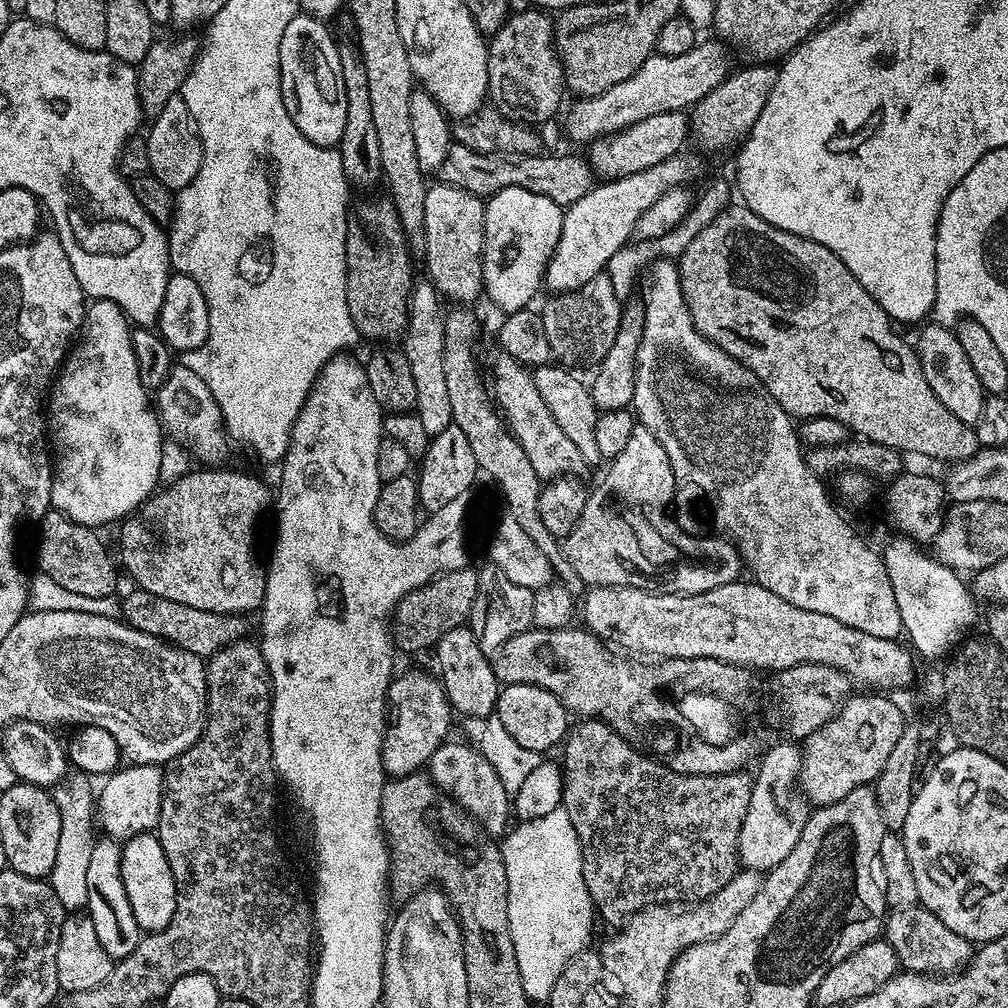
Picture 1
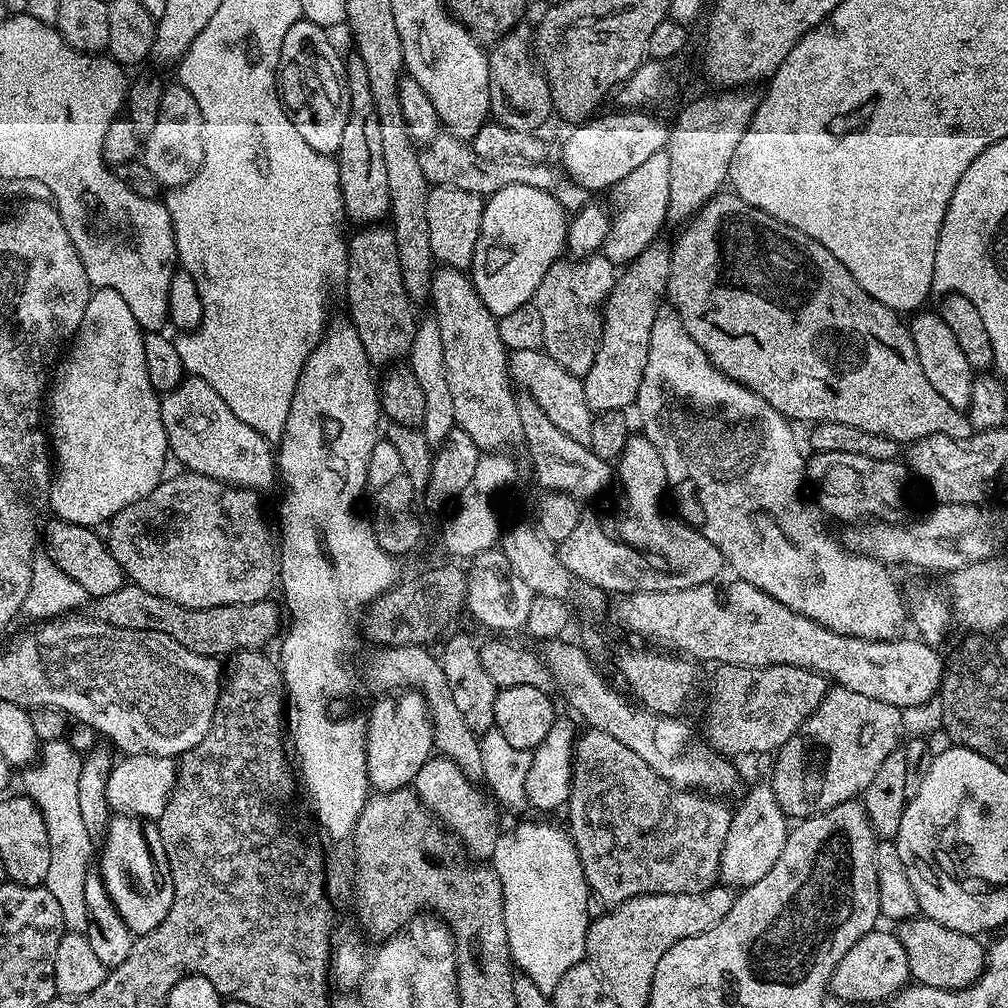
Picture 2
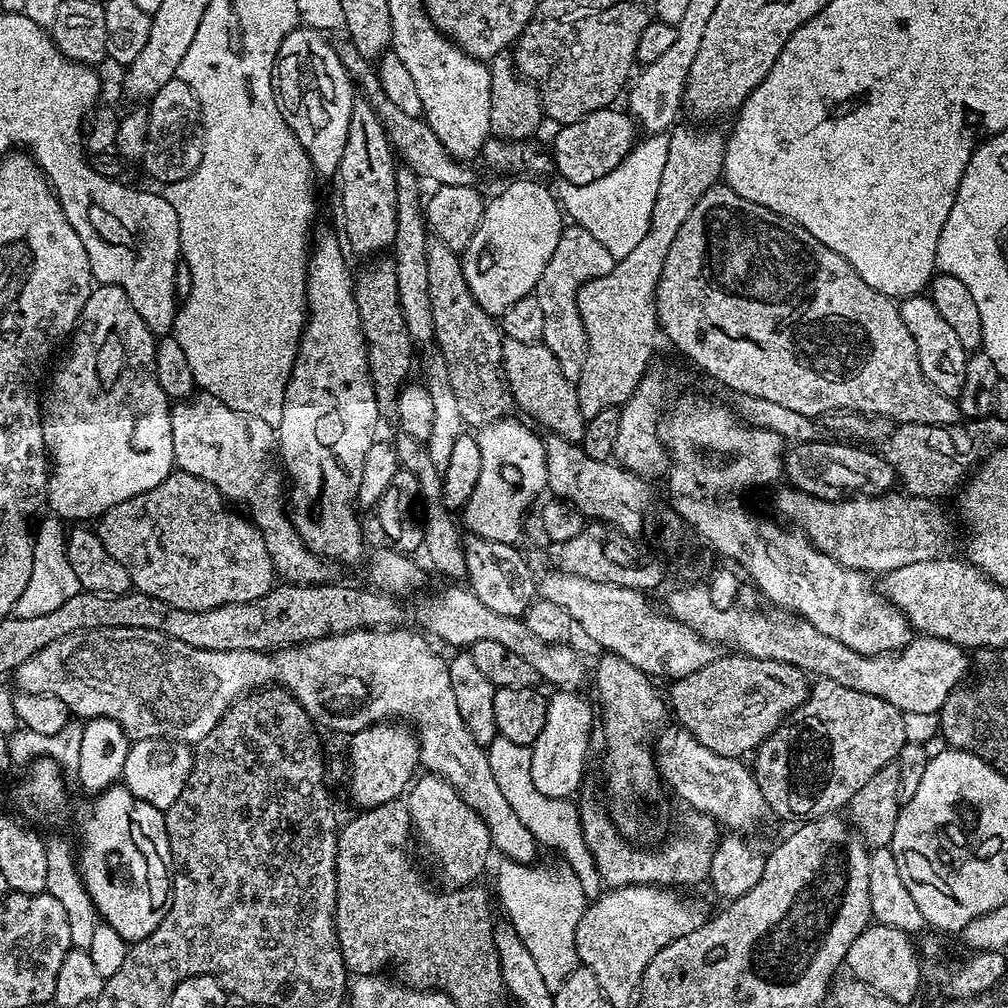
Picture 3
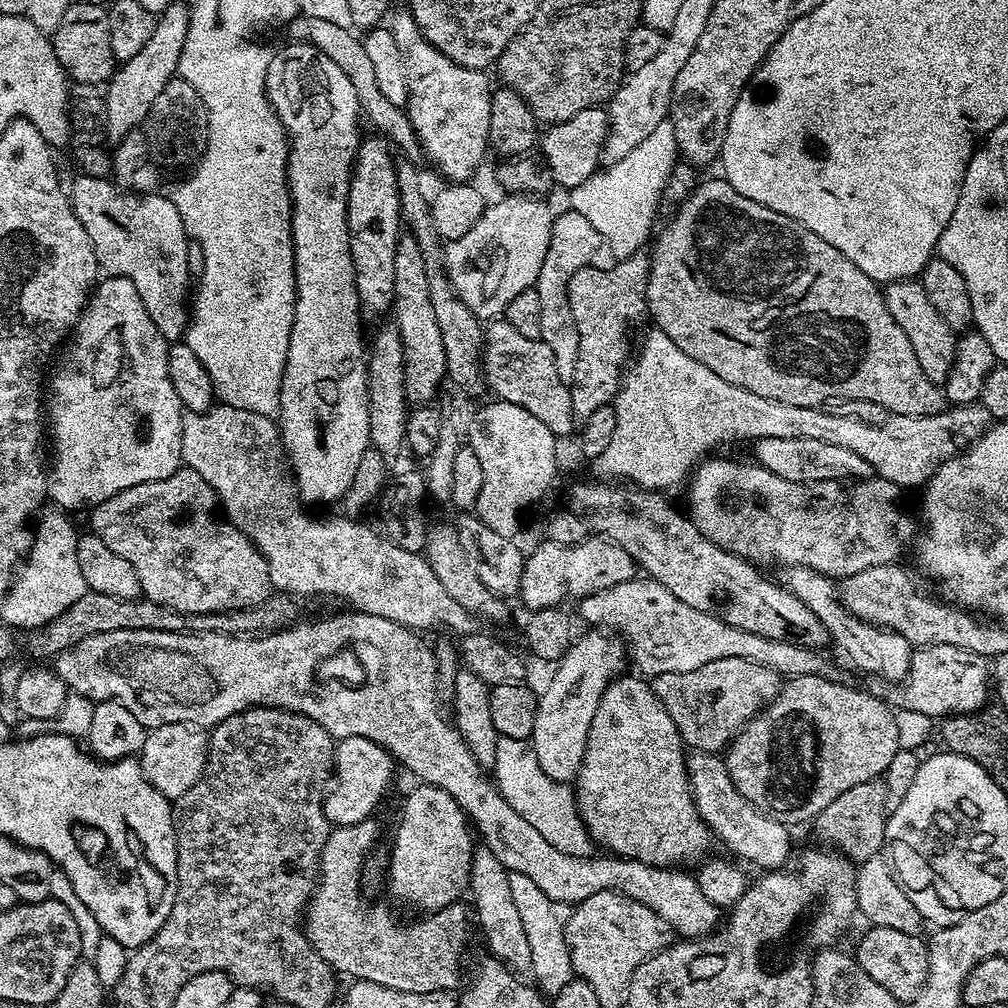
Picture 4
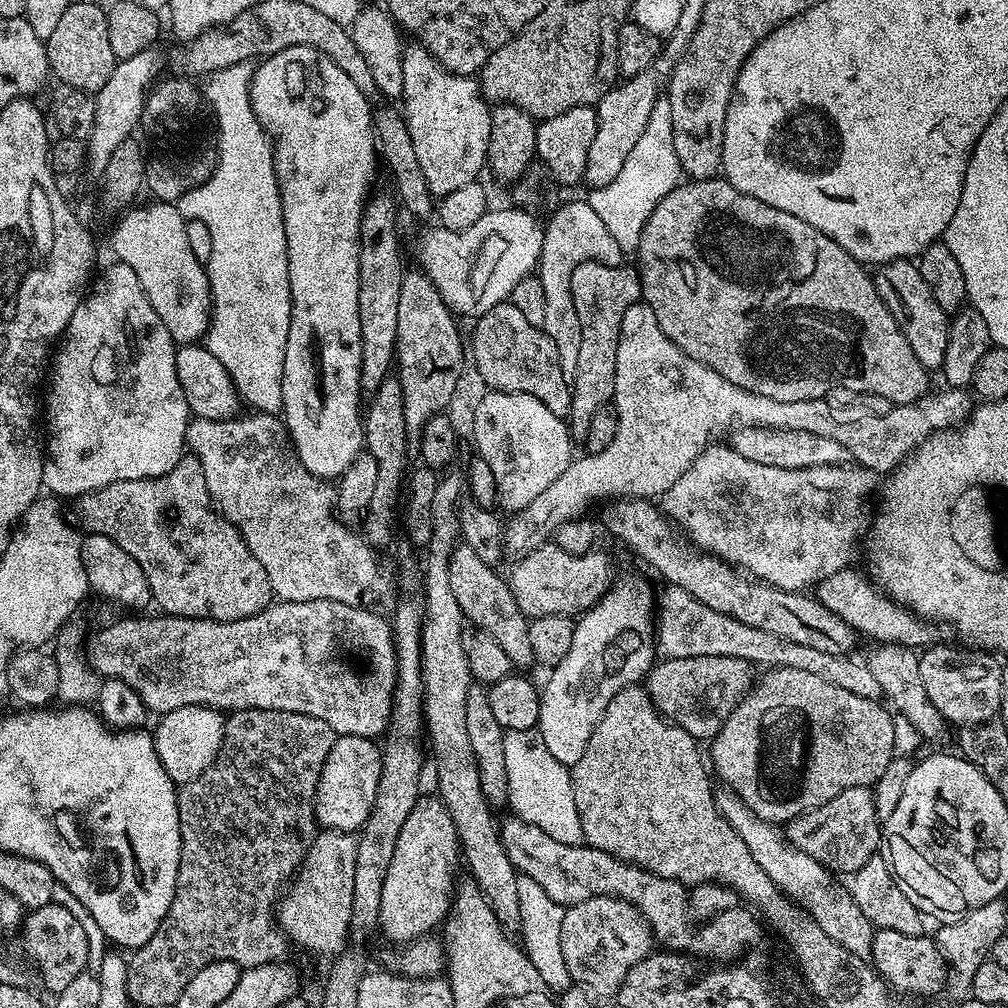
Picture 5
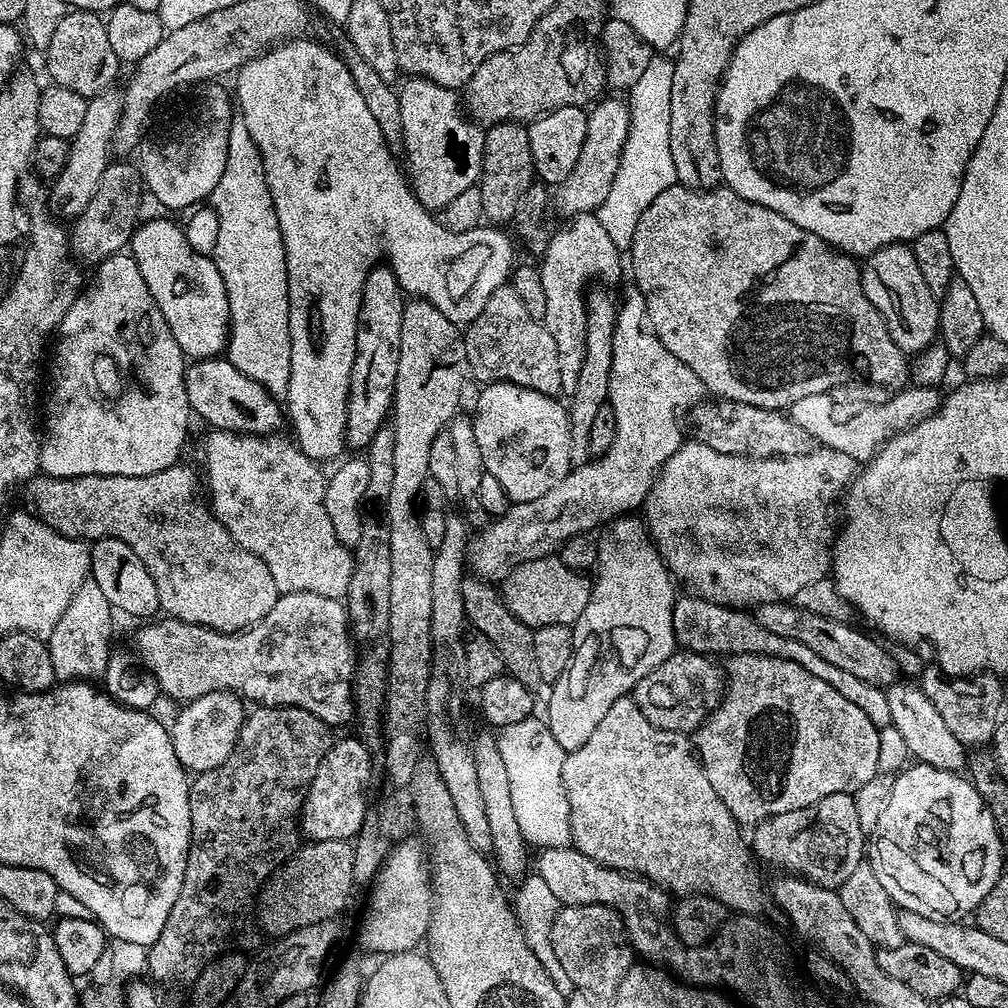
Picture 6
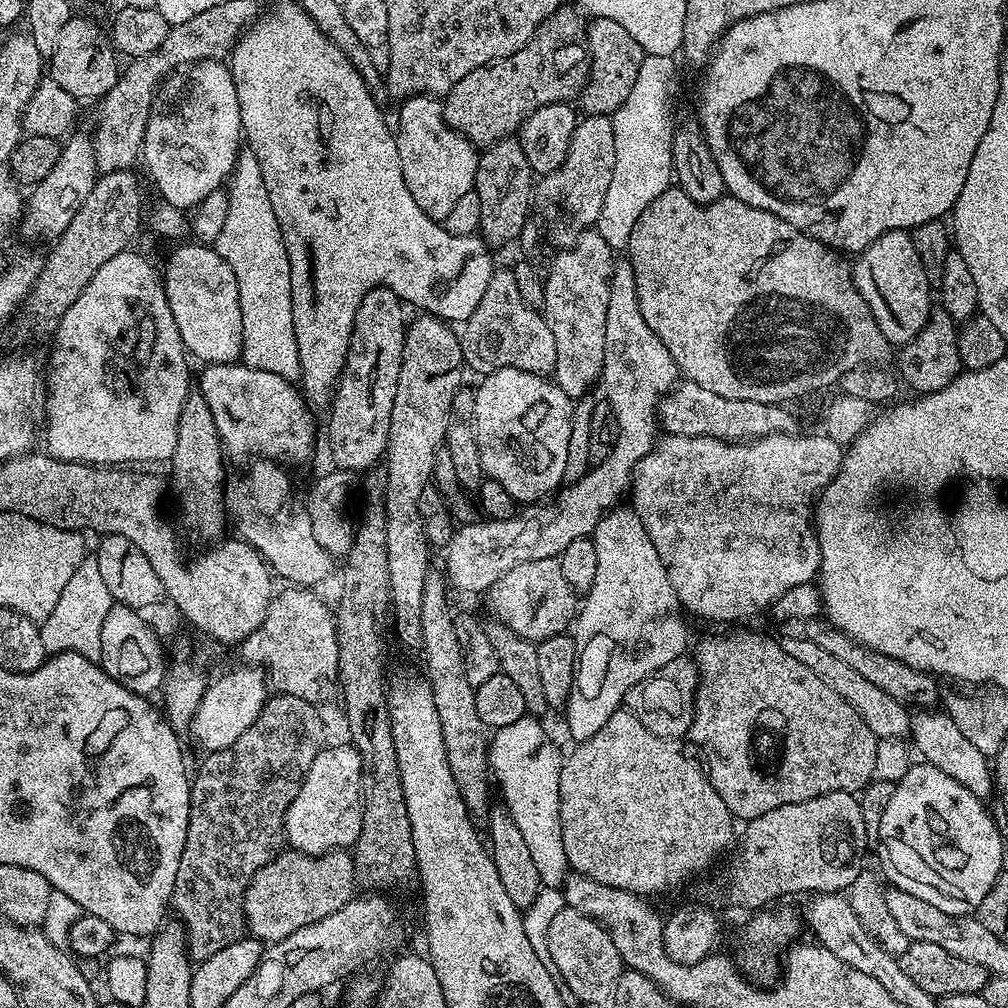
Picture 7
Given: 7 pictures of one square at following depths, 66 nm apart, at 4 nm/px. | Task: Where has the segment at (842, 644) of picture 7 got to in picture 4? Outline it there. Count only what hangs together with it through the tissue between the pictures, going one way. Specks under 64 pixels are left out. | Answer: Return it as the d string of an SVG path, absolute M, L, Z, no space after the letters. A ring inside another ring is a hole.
M591 479L580 480L569 490L567 511L581 516L595 535L622 546L632 561L643 571L645 568L651 579L662 582L674 598L682 598L686 606L712 612L716 596L721 596L724 601L718 615L730 626L738 626L738 630L750 630L750 634L762 634L762 638L787 638L815 650L829 643L826 626L802 598L781 583L767 580L753 561L710 542L694 526L691 516L672 508L663 491Z

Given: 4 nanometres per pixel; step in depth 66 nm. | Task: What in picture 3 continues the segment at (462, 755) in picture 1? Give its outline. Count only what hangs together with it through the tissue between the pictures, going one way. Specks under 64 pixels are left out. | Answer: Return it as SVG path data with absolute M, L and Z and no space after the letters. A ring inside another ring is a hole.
M435 774L422 776L406 793L415 839L418 844L420 840L425 854L436 863L436 872L445 880L448 888L475 885L479 881L476 879L483 874L488 859L494 856L490 830L486 830L486 822L482 822L482 818L466 804L458 790L444 780L443 776Z

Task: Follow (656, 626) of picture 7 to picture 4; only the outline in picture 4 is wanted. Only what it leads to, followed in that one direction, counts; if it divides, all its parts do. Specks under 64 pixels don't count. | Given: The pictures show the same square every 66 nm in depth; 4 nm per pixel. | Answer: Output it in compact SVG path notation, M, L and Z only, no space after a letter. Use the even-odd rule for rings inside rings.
M588 630L555 665L556 673L548 689L539 693L530 737L534 754L551 780L575 781L586 750L590 722L594 722L594 710L598 710L598 702L602 702L602 694L612 681L625 671L624 660L626 664L625 645L615 635L604 630Z

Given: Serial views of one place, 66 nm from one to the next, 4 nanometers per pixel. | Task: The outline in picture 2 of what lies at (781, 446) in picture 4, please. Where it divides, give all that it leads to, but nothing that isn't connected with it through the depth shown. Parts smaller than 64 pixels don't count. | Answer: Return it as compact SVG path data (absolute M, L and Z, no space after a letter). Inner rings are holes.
M816 450L813 456L807 457L806 480L809 485L816 487L815 503L825 517L848 520L844 522L860 522L865 518L892 518L904 504L910 477L907 463L900 461L899 464L898 461L896 458L879 460L857 452Z

